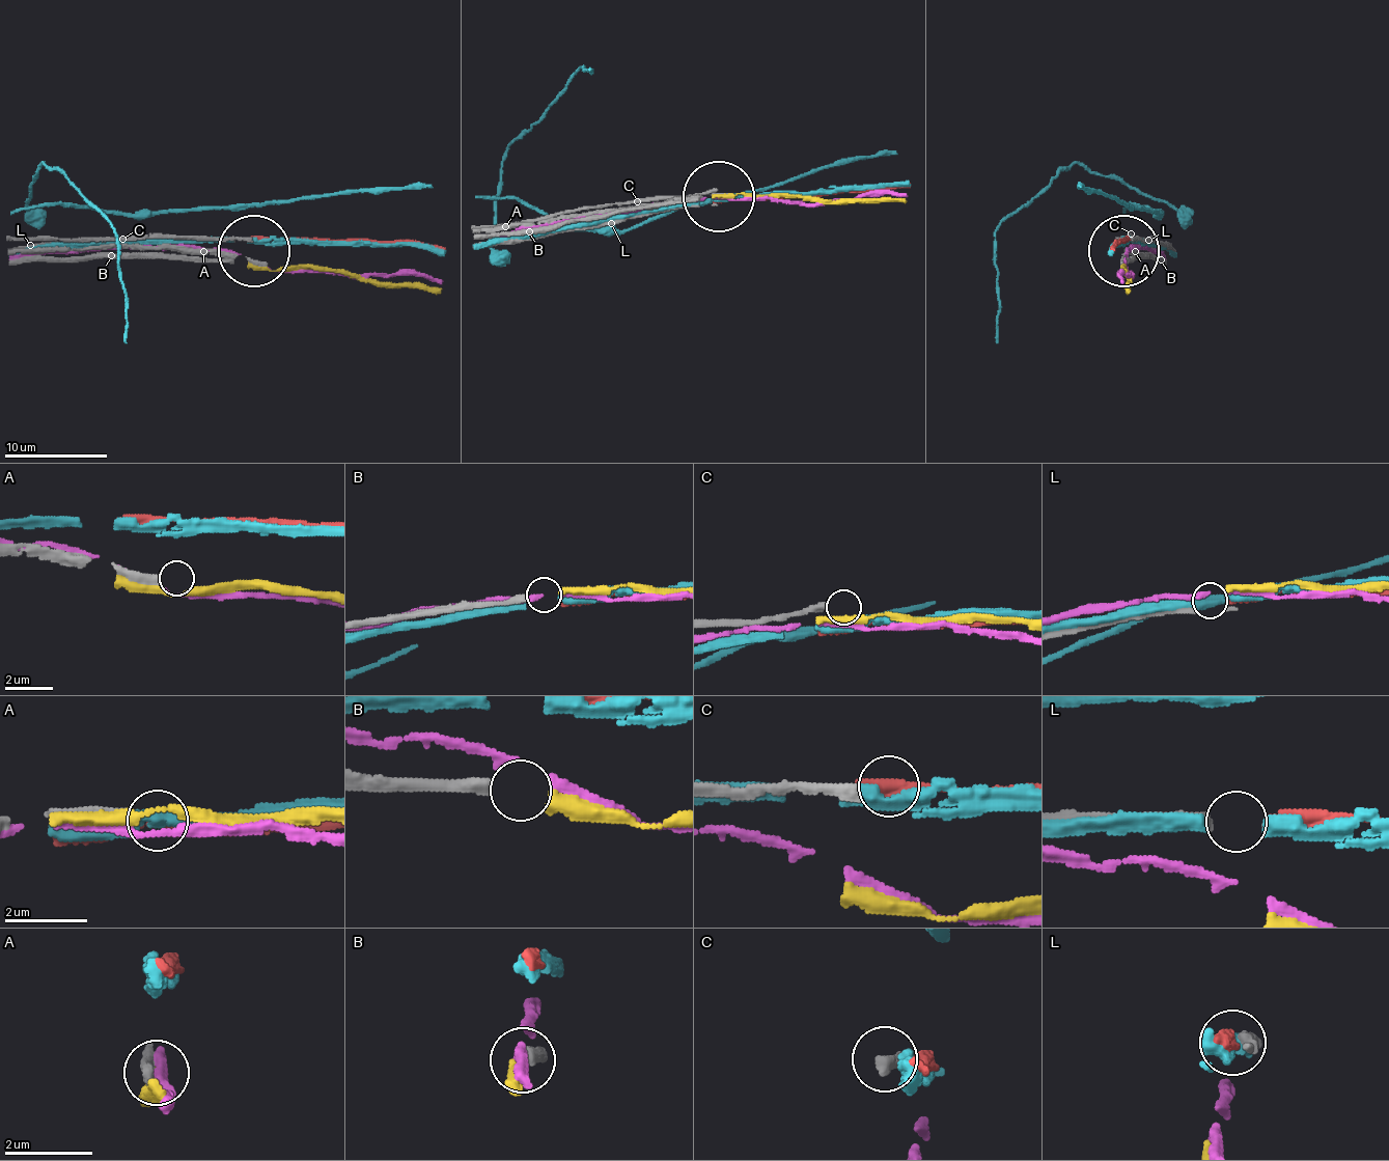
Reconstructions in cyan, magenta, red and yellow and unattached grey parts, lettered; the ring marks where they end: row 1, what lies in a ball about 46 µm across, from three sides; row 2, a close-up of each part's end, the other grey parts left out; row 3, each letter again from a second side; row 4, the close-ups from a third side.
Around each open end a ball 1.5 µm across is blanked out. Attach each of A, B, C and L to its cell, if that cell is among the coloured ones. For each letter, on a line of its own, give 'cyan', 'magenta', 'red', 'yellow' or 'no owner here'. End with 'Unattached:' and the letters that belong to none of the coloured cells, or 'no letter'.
A: no owner here
B: yellow
C: no owner here
L: red
Unattached: A, C

